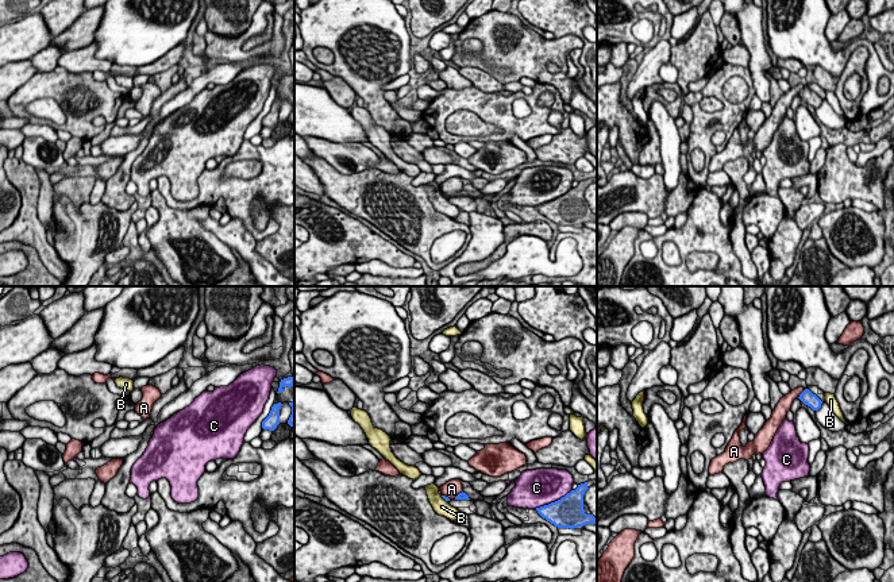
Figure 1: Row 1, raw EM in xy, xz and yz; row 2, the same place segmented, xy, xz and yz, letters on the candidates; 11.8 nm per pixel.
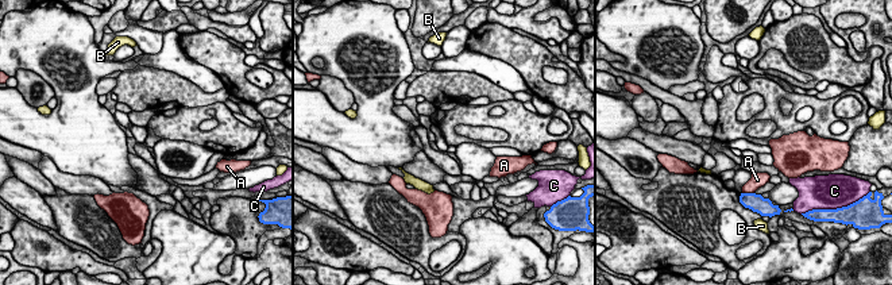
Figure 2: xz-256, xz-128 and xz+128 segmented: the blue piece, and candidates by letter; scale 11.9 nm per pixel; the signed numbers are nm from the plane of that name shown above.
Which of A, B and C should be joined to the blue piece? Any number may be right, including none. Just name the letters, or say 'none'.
none

